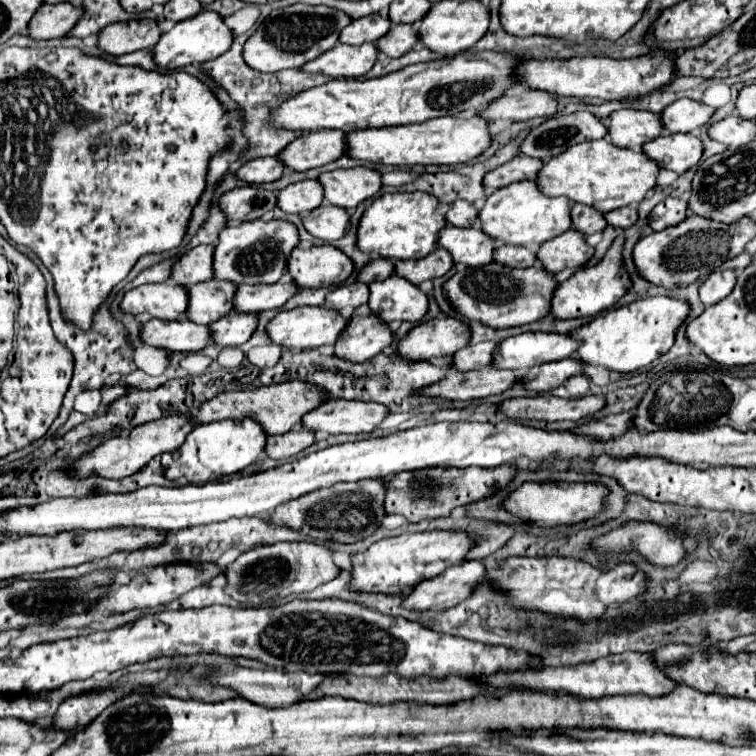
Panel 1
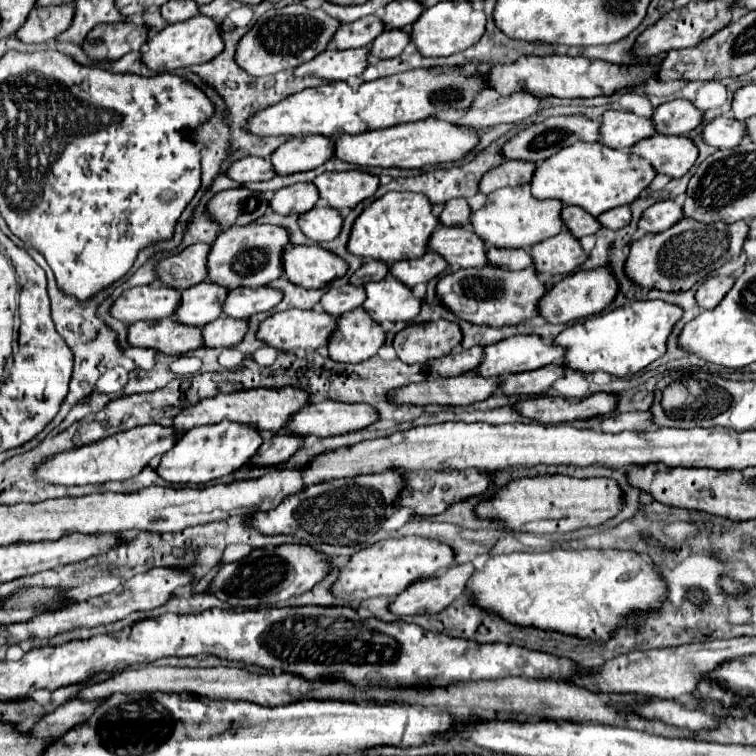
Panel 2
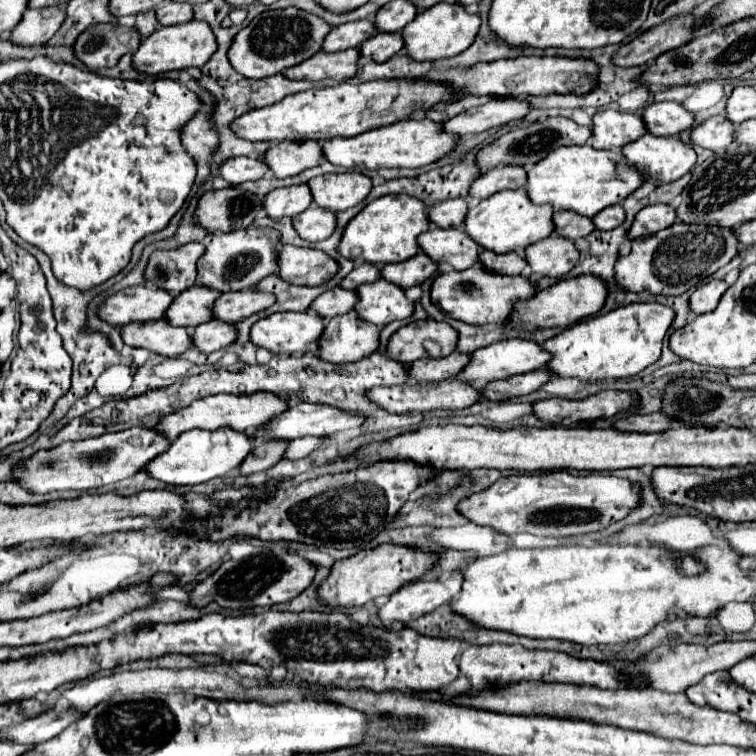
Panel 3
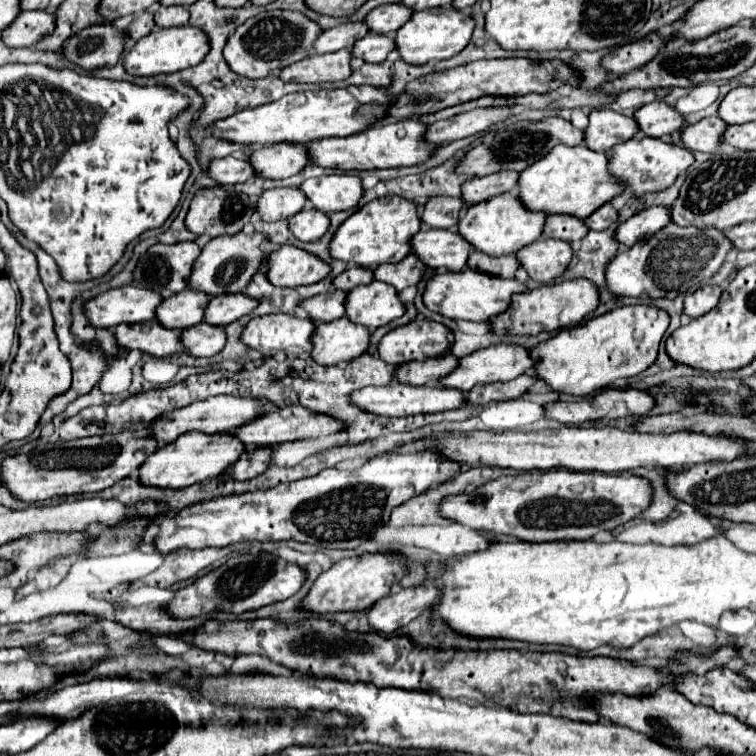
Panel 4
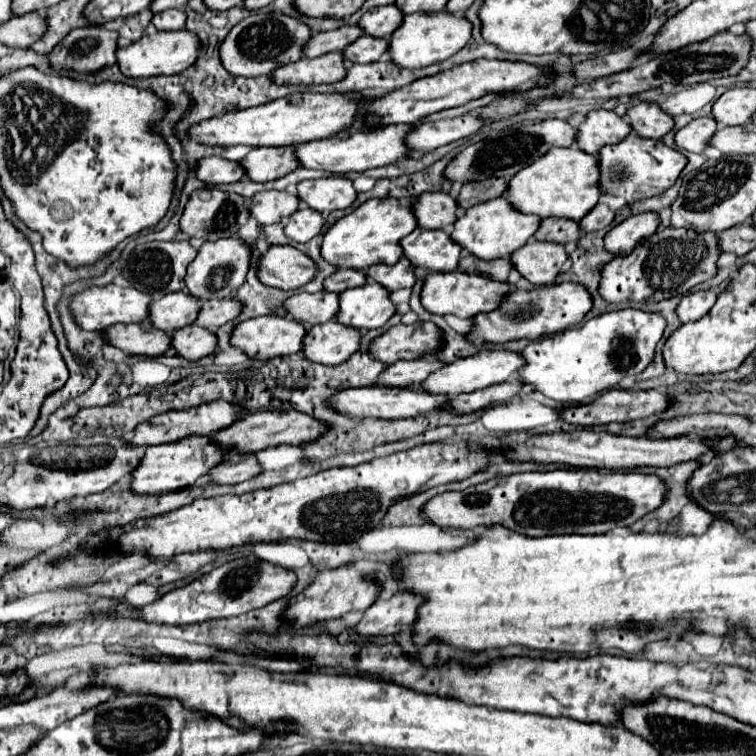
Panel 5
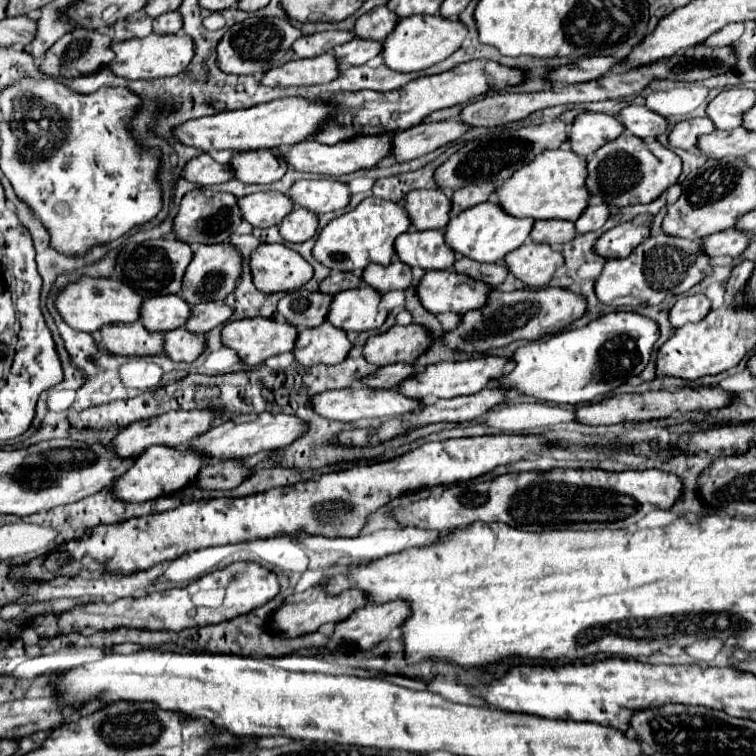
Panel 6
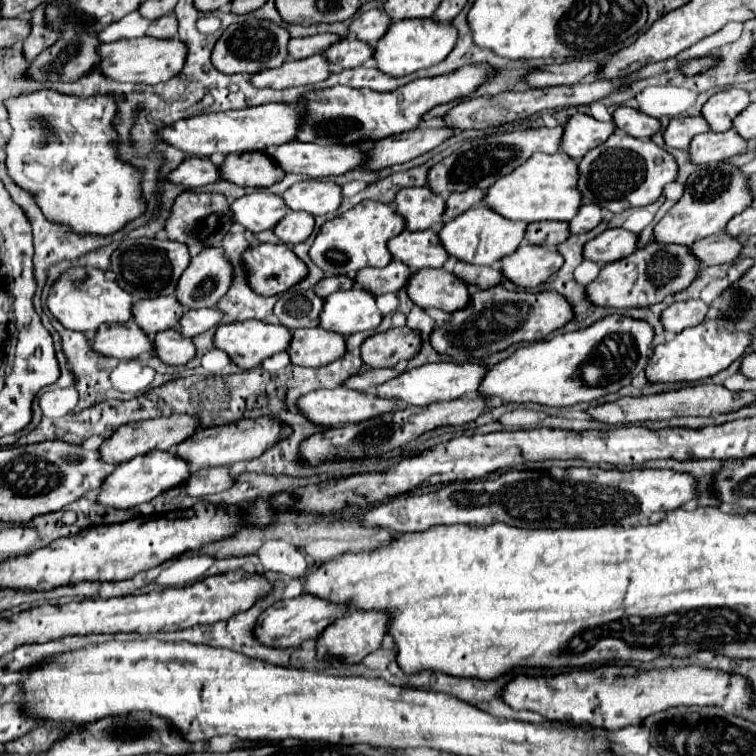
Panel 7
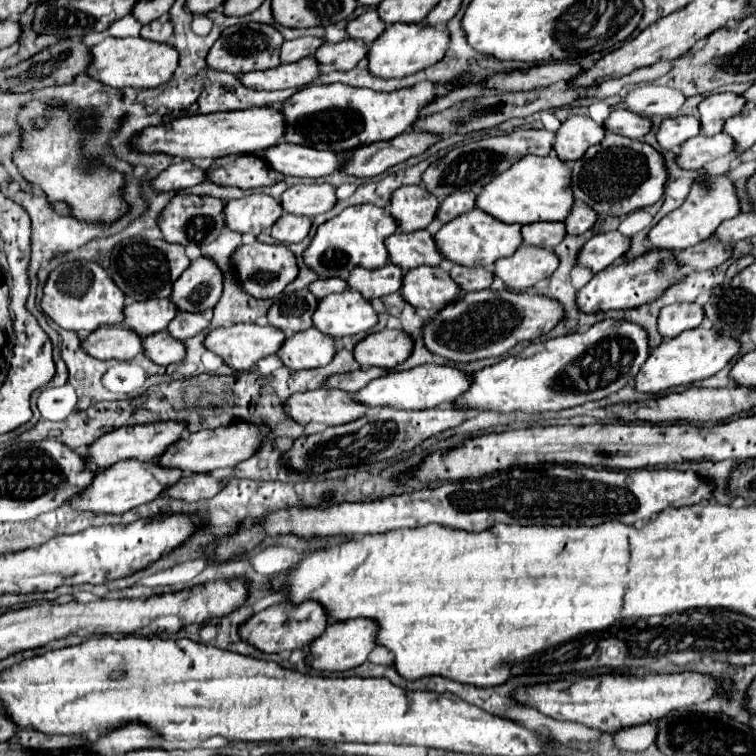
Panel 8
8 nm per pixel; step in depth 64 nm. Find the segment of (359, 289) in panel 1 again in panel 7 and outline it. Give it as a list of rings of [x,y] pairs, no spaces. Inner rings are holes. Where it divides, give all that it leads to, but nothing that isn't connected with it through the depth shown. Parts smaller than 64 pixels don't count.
[[[290,288],[278,298],[274,314],[278,316],[280,324],[290,330],[314,328],[320,322],[322,306],[324,298],[320,298],[314,290]]]

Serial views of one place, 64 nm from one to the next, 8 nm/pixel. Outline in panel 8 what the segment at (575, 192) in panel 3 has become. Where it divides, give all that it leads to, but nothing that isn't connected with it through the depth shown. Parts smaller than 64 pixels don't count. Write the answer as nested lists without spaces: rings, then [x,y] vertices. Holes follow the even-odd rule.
[[[556,154],[550,156],[526,156],[526,160],[520,160],[510,168],[510,172],[504,172],[502,176],[496,176],[490,184],[482,188],[482,194],[476,200],[476,206],[488,214],[492,214],[498,220],[504,220],[508,224],[532,224],[540,220],[566,220],[570,214],[576,198],[570,188],[572,170],[564,160],[560,160]]]

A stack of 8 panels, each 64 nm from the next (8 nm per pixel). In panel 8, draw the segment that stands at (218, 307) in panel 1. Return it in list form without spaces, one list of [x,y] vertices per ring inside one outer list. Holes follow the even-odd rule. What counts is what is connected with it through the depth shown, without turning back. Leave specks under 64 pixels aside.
[[[152,298],[144,302],[132,302],[126,306],[124,324],[136,330],[142,338],[166,330],[178,314],[178,308],[170,298]]]

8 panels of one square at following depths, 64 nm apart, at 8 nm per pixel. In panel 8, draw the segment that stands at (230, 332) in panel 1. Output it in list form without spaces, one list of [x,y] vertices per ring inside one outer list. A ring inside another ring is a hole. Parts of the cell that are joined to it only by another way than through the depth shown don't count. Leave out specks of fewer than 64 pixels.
[[[162,330],[162,332],[156,332],[148,338],[142,340],[142,346],[146,348],[146,356],[156,362],[156,364],[162,364],[162,366],[168,366],[168,364],[178,364],[186,358],[186,346],[184,342],[180,340],[174,340],[170,336],[170,332]]]

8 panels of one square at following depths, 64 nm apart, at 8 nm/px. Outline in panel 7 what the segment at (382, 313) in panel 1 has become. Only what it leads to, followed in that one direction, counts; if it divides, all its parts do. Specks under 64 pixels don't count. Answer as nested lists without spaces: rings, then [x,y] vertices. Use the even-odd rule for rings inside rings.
[[[356,284],[352,290],[334,292],[324,302],[320,326],[338,334],[354,334],[362,330],[376,330],[382,322],[382,312],[376,306],[372,292]]]

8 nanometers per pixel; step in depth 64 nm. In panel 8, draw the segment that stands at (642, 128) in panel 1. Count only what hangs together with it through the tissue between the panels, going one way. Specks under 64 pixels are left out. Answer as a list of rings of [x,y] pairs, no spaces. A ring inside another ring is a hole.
[[[570,116],[570,118],[560,126],[560,130],[556,132],[554,150],[556,150],[556,154],[558,154],[562,160],[566,160],[566,162],[576,162],[576,160],[580,160],[580,158],[584,156],[584,152],[586,152],[590,146],[598,144],[604,136],[606,136],[606,128],[604,128],[602,124],[596,124],[592,118],[588,118],[588,116]]]

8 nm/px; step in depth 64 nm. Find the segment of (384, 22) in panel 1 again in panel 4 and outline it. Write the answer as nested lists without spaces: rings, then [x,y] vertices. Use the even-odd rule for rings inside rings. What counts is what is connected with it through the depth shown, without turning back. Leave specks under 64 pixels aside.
[[[348,22],[334,26],[330,30],[324,30],[322,36],[316,40],[316,52],[328,54],[328,52],[338,52],[342,48],[352,48],[368,32],[370,28],[364,22]]]

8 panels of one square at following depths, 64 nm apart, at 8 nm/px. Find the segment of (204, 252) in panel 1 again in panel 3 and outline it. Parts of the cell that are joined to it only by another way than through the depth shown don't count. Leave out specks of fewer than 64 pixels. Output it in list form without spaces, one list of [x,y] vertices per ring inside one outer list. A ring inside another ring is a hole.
[[[192,242],[178,250],[154,252],[146,268],[146,282],[168,290],[170,294],[180,294],[182,290],[196,284],[198,278],[198,260],[206,252],[204,244]]]

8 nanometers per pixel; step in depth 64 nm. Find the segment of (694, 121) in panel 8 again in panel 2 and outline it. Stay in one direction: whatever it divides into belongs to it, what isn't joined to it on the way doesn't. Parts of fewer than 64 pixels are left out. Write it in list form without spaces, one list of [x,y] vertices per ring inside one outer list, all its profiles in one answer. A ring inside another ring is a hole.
[[[720,116],[720,118],[706,124],[702,136],[710,146],[716,146],[720,150],[722,148],[734,148],[746,136],[746,124],[738,122],[734,118]]]

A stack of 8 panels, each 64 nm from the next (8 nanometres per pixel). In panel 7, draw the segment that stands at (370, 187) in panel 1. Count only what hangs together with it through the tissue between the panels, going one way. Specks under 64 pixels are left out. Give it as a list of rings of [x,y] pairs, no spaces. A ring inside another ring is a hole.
[[[304,180],[290,186],[282,198],[292,210],[302,210],[318,216],[340,208],[342,188],[330,180]]]

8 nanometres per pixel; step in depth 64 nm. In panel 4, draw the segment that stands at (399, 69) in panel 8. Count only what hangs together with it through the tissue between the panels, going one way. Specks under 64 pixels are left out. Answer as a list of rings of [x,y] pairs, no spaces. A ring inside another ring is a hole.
[[[452,6],[442,8],[428,8],[426,12],[414,12],[412,18],[398,30],[396,34],[396,48],[408,64],[426,64],[426,62],[438,62],[442,58],[456,56],[466,48],[466,44],[472,38],[474,32],[474,18],[466,16],[464,12],[458,12]]]

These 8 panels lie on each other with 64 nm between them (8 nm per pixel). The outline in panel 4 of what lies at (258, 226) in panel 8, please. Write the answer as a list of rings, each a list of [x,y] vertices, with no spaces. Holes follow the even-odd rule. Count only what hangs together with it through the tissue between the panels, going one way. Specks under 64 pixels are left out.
[[[276,188],[268,190],[258,200],[258,212],[262,220],[276,222],[298,214],[306,204],[306,194],[300,188]]]

